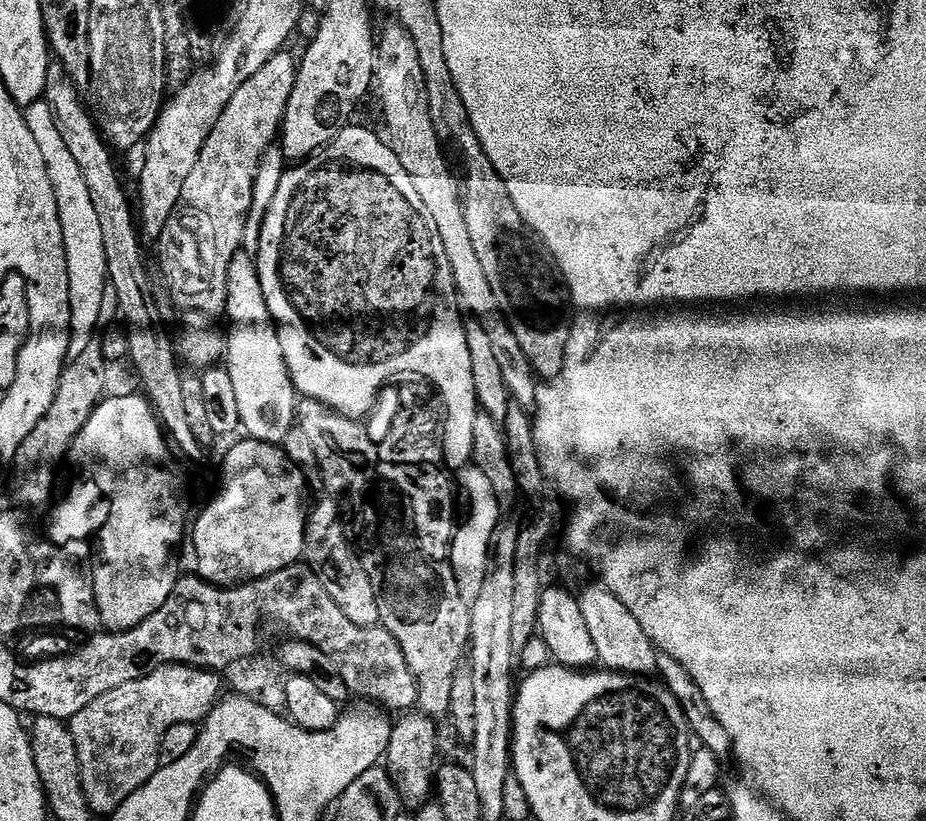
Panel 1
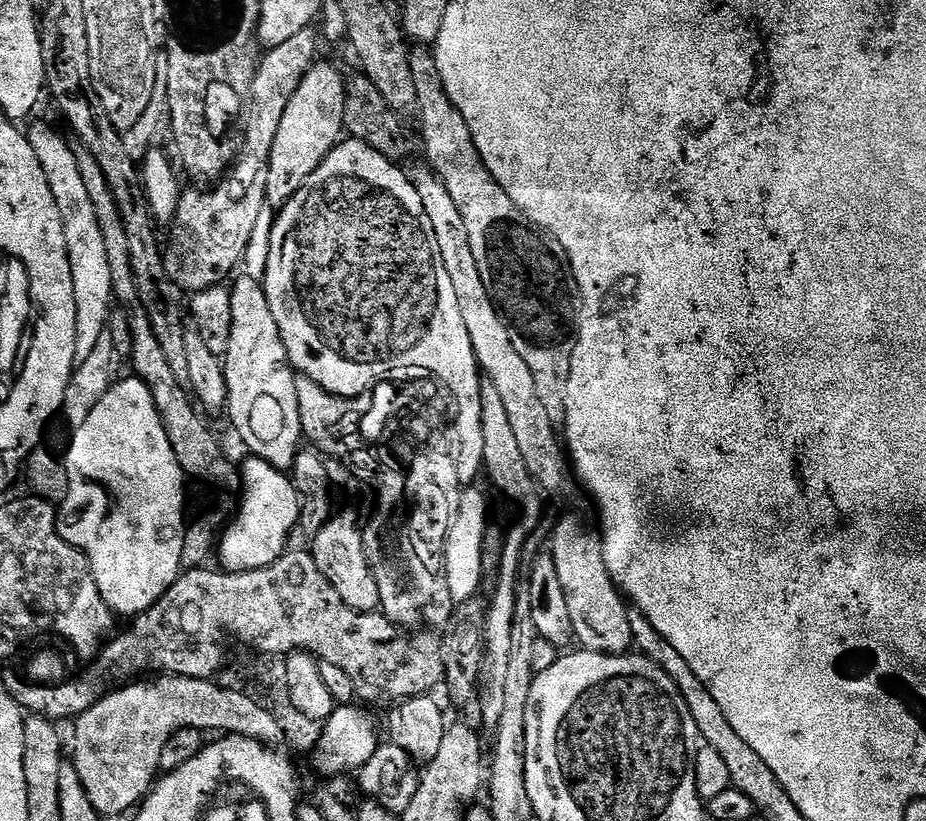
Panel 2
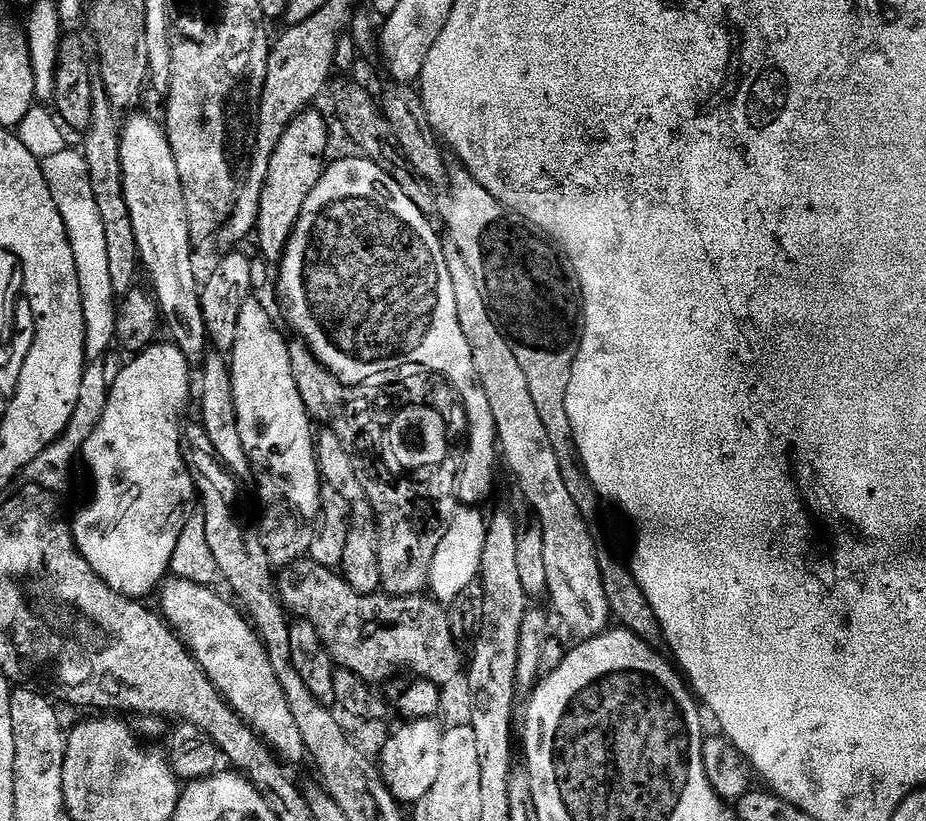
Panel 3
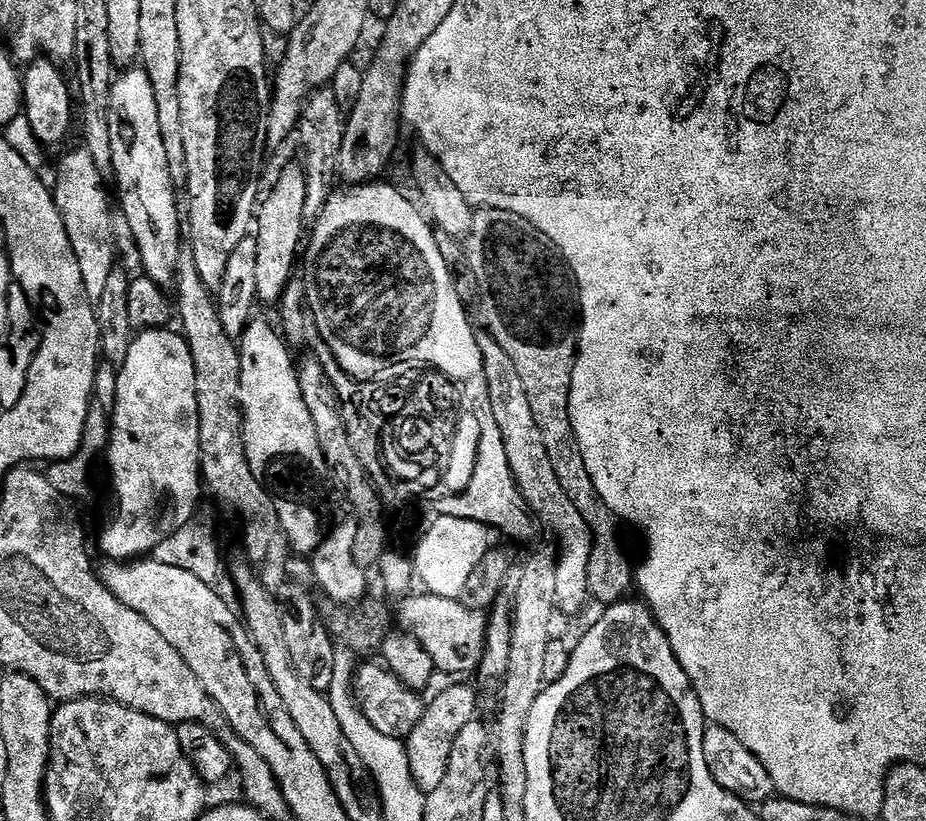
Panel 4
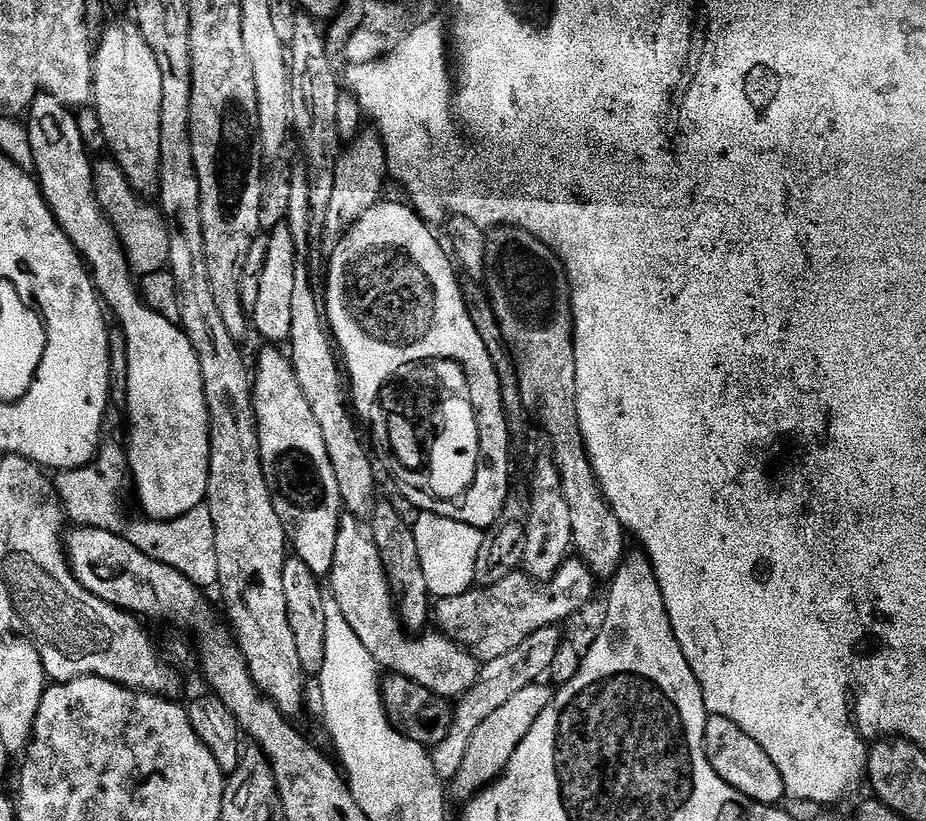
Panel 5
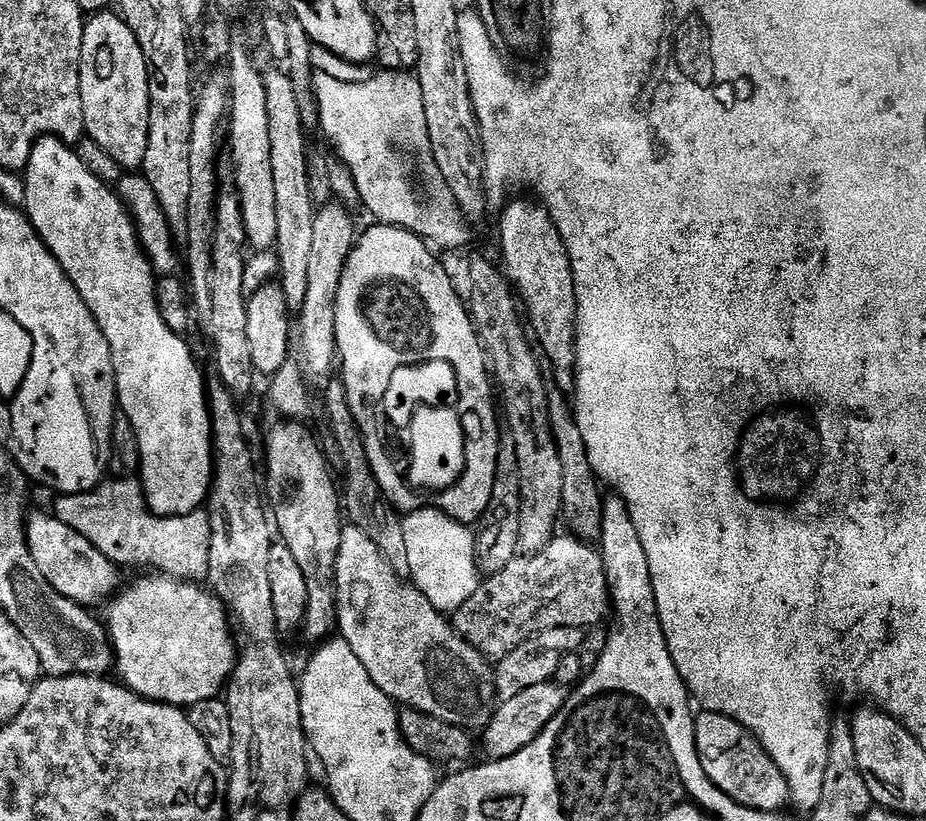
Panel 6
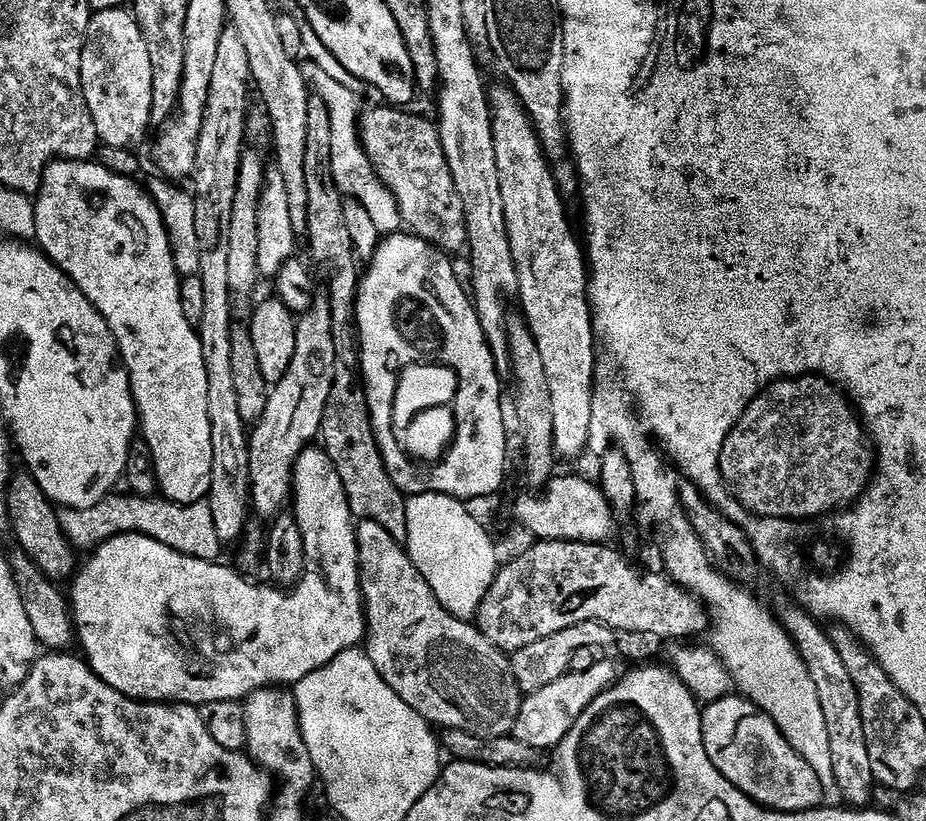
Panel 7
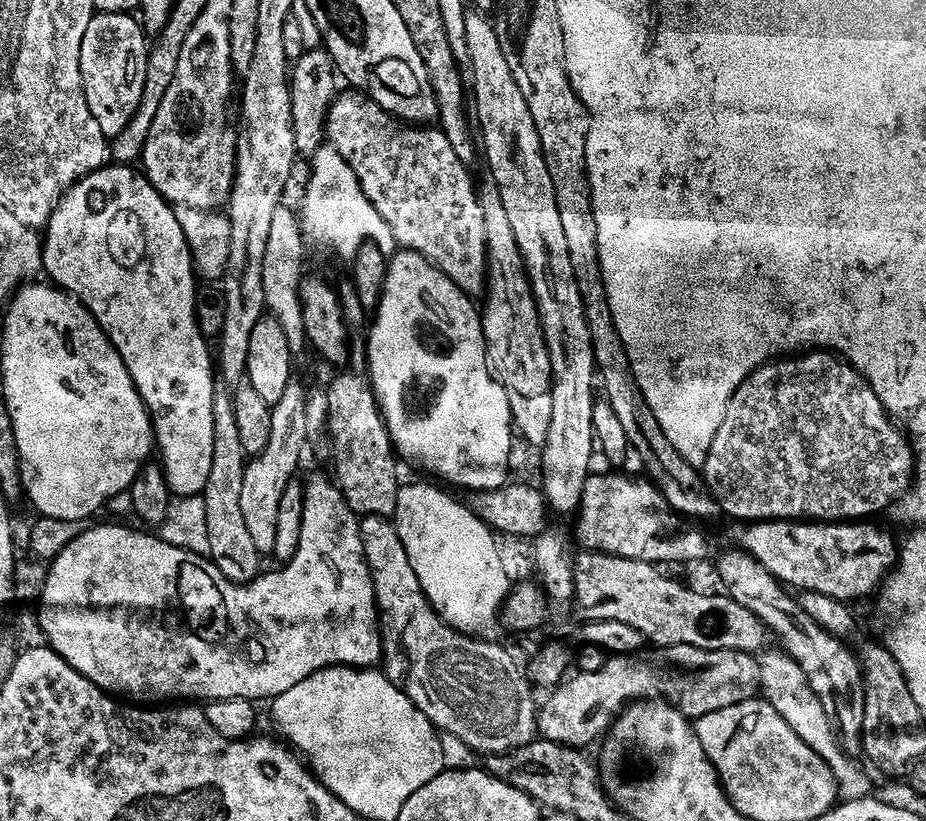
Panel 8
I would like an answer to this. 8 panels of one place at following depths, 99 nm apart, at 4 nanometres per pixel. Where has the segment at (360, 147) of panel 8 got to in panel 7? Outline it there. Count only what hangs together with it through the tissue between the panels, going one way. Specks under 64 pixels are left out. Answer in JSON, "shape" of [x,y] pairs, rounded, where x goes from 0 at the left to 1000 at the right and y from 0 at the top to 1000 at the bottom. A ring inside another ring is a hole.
{"shape":[[[428,129],[402,132],[392,138],[387,146],[387,158],[391,169],[392,184],[400,194],[405,211],[410,212],[411,222],[432,252],[432,263],[437,274],[455,292],[471,298],[476,307],[500,308],[505,301],[505,283],[500,272],[484,268],[478,273],[467,259],[471,244],[467,238],[475,224],[475,218],[484,214],[484,199],[477,183],[475,158],[470,150],[444,141],[441,134]]]}

